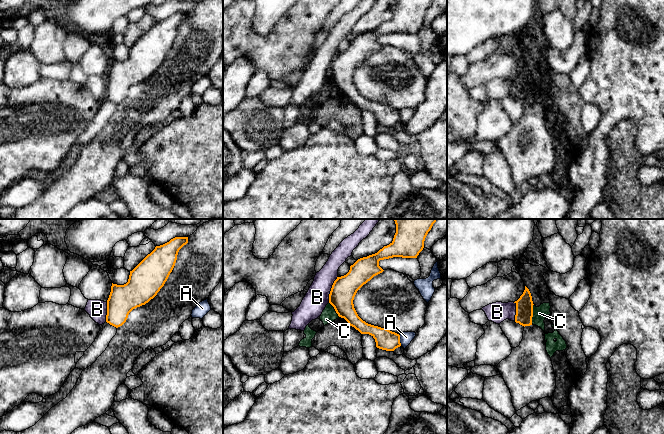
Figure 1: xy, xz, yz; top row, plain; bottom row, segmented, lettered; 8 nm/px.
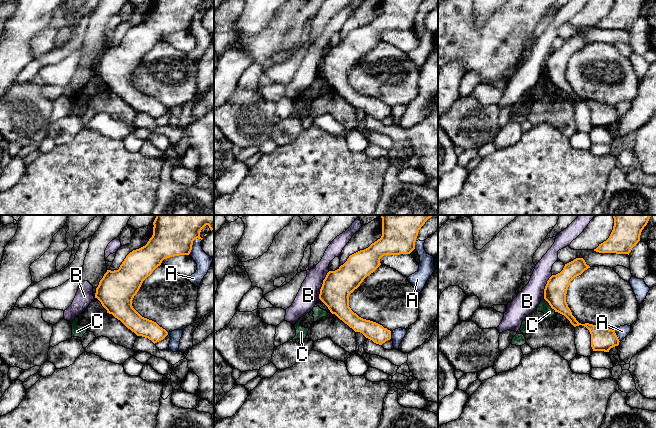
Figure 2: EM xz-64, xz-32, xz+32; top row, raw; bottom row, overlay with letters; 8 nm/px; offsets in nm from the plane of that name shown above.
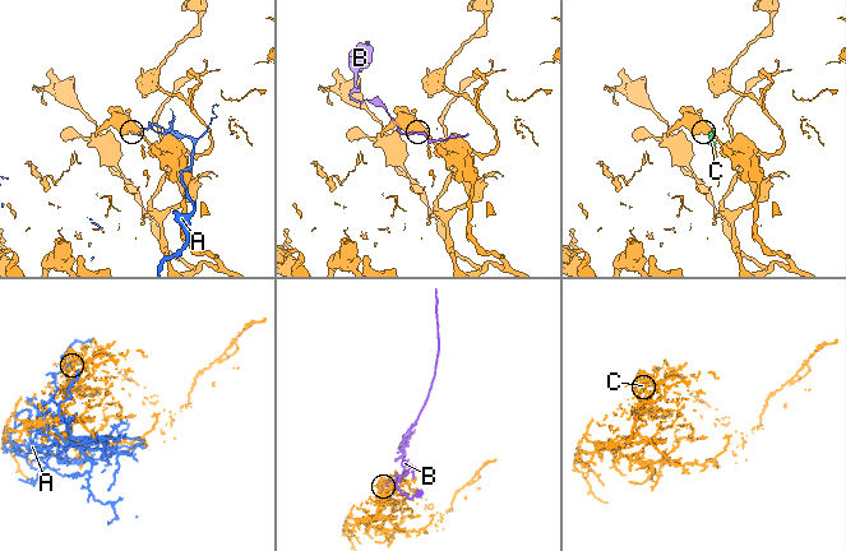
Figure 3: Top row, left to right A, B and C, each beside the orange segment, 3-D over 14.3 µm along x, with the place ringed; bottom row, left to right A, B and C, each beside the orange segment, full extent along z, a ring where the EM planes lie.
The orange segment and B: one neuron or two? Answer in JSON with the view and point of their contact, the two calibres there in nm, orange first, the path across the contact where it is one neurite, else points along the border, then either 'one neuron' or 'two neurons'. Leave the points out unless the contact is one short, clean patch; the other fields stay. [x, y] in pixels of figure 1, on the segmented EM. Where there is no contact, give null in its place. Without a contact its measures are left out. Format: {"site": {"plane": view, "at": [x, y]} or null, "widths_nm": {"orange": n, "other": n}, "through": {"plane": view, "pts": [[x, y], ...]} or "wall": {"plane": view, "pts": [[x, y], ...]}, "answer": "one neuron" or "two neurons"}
{"site": {"plane": "xz", "at": [331, 289]}, "widths_nm": {"orange": 200, "other": 190}, "answer": "two neurons"}

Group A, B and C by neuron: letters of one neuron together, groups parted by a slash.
A / B / C

